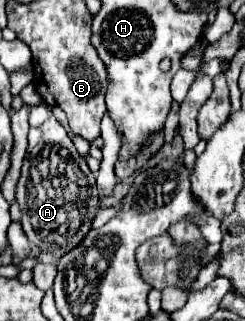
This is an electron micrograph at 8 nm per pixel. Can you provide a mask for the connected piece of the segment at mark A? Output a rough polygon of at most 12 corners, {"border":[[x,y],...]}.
{"border":[[54,115],[30,129],[16,185],[28,241],[56,261],[100,191]]}

